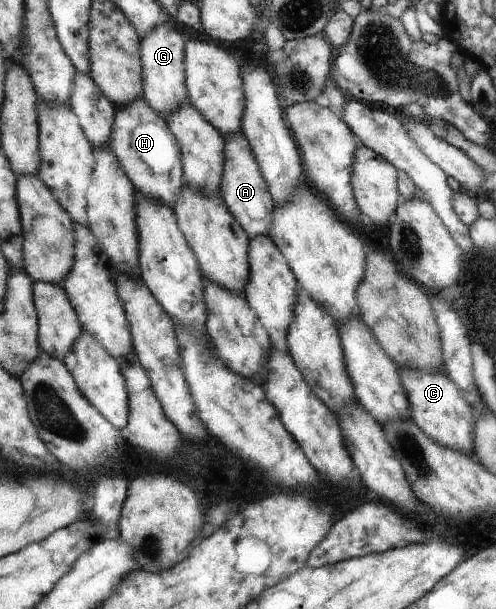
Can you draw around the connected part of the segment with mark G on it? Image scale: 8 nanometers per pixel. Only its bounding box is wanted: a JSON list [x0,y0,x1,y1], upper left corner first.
[143,20,187,115]

